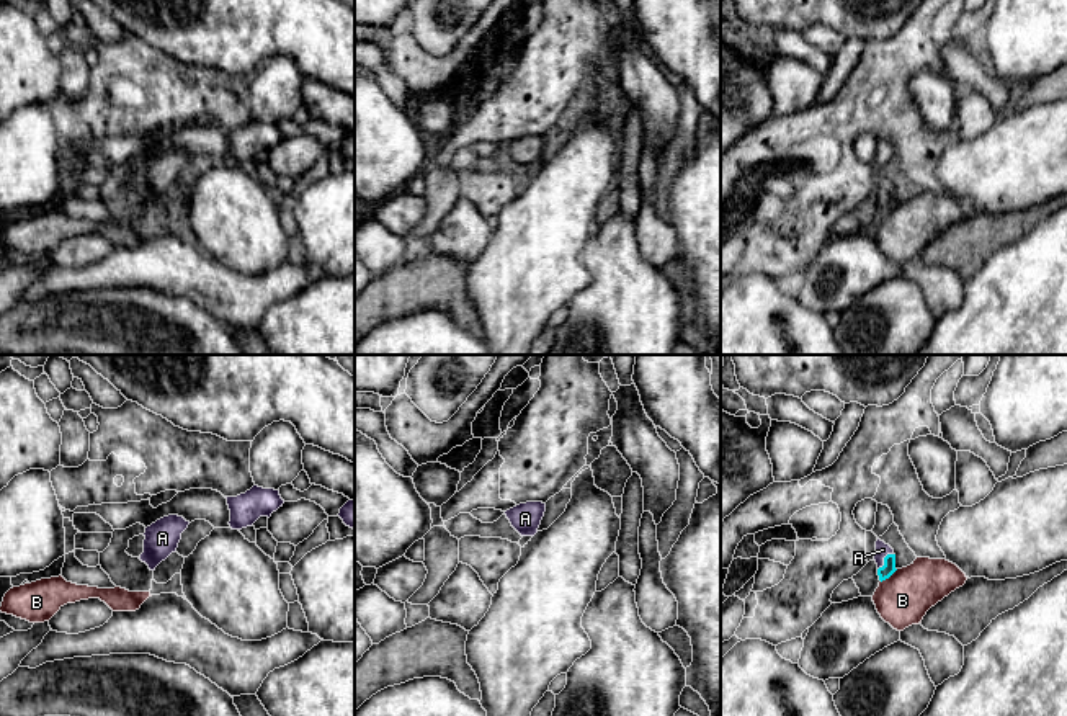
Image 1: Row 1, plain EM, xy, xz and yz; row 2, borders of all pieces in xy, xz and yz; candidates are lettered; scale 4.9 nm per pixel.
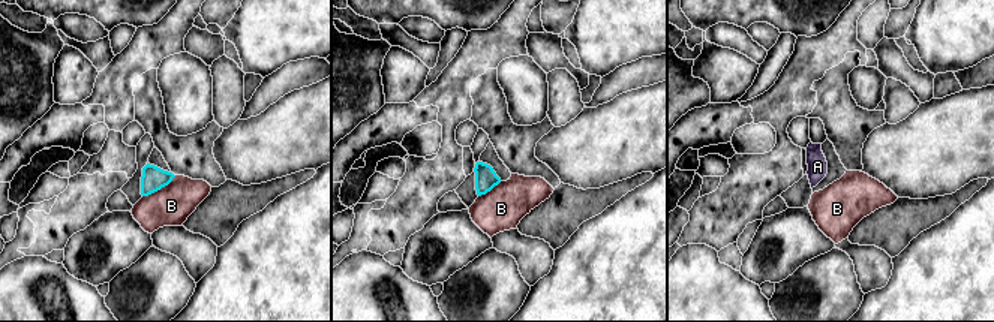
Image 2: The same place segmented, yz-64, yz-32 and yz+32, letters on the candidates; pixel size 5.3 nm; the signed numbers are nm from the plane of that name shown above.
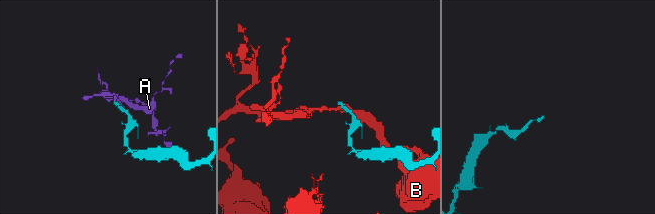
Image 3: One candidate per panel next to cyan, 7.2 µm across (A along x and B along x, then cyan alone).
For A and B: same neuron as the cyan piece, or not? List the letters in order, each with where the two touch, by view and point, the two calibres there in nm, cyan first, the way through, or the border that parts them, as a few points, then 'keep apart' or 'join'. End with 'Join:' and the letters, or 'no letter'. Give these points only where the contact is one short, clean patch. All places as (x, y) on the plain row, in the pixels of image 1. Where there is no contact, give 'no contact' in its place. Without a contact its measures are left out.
A: yz (884, 193) | 70/70 nm | across yz (888, 203), (884, 193), (883, 183) | join
B: yz (889, 210) | 70/260 nm | keep apart
Join: A

